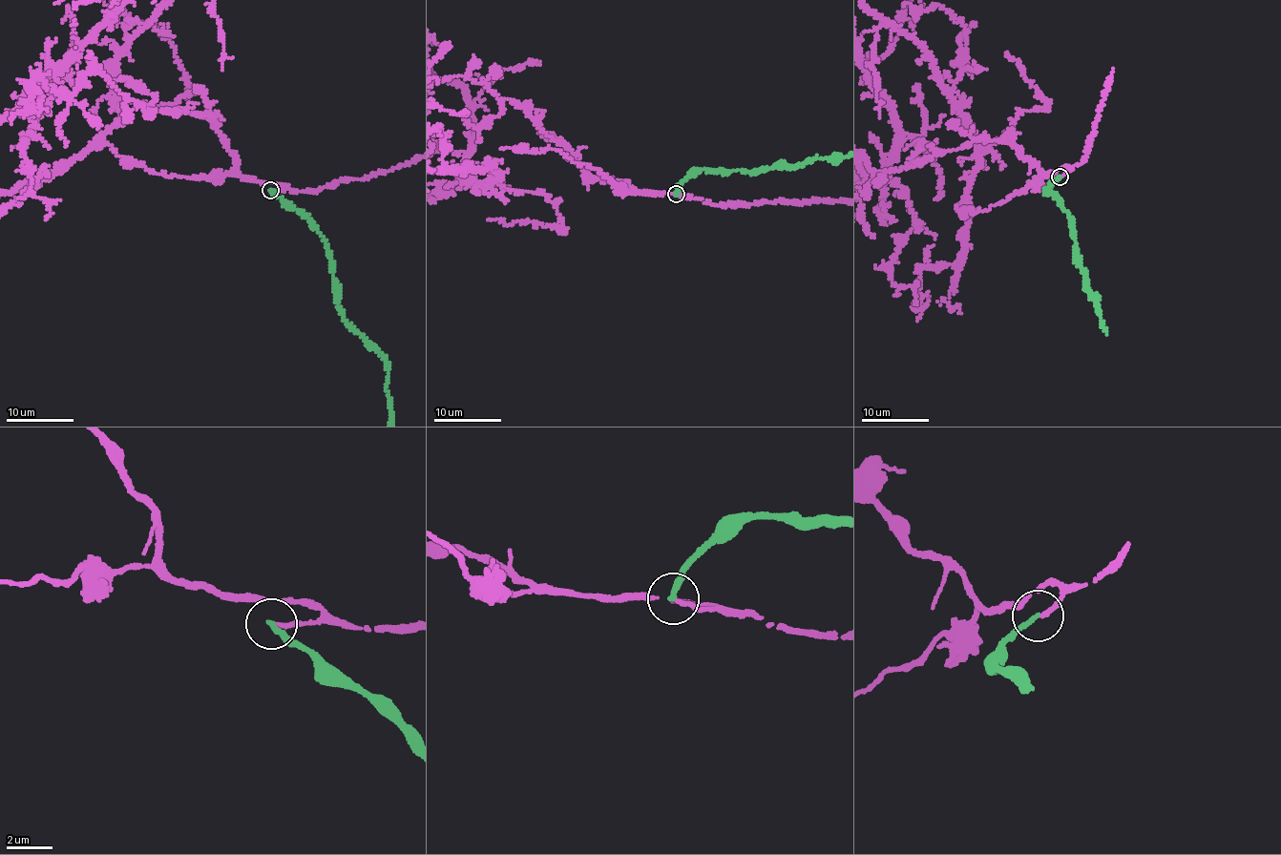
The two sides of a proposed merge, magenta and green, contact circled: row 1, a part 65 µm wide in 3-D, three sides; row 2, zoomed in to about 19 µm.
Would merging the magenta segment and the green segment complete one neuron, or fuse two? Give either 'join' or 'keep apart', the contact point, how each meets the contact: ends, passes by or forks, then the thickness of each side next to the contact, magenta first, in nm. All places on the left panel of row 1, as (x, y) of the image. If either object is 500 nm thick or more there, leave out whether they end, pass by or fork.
keep apart | (270, 190) | magenta ends | green ends | 200/260 nm

